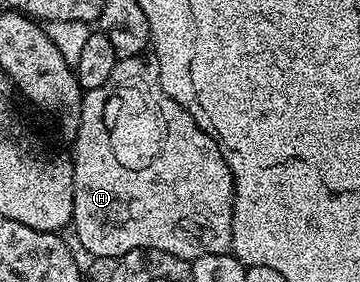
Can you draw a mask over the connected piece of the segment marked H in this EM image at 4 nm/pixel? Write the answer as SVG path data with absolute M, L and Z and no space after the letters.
M142 54L126 60L118 60L111 78L103 86L88 89L81 97L81 121L77 135L72 137L73 152L73 218L71 228L77 232L80 241L97 258L103 256L122 256L136 248L154 248L167 254L175 254L187 261L194 261L207 254L223 254L233 247L233 175L225 161L225 152L216 140L198 126L196 118L179 102L165 93L159 82L159 66L152 55Z

